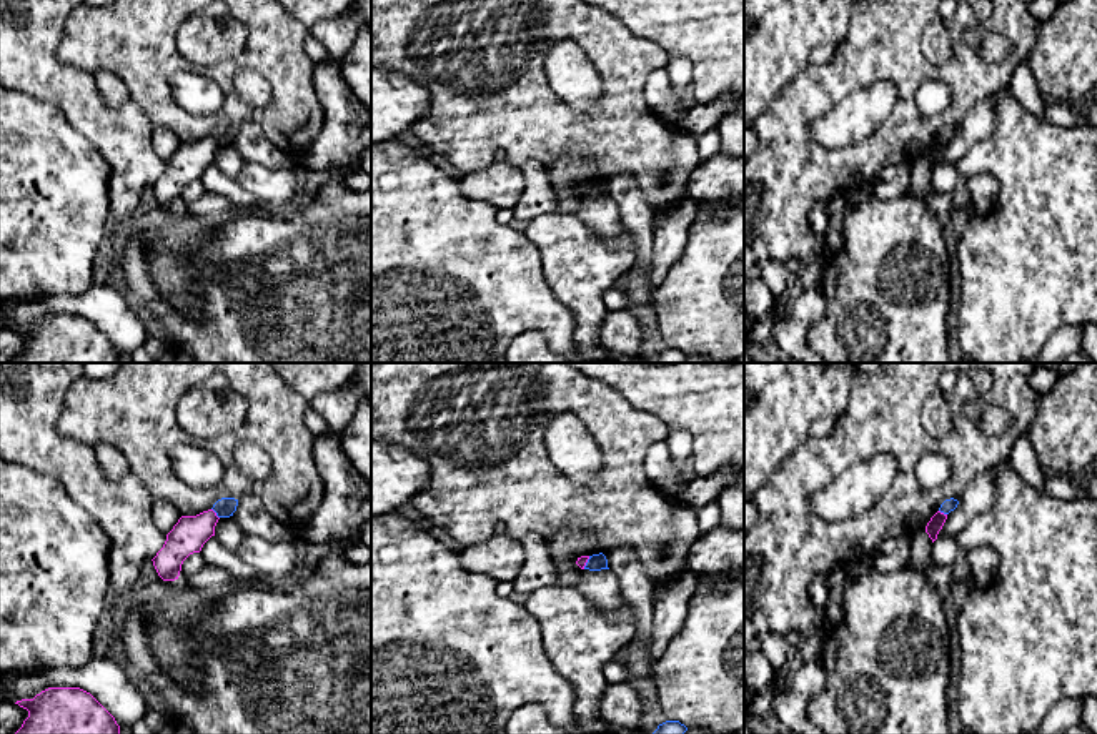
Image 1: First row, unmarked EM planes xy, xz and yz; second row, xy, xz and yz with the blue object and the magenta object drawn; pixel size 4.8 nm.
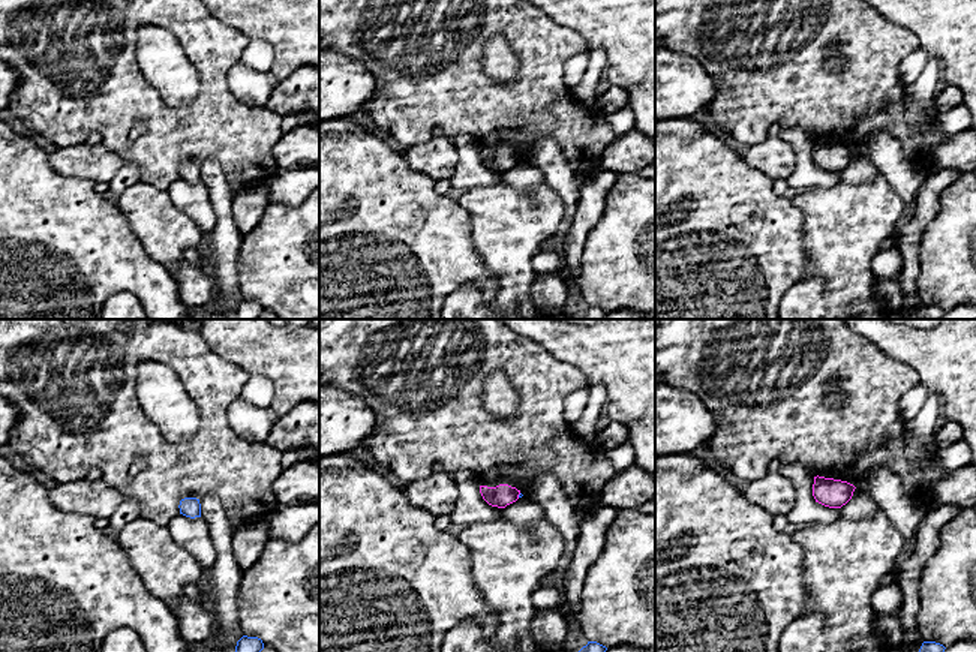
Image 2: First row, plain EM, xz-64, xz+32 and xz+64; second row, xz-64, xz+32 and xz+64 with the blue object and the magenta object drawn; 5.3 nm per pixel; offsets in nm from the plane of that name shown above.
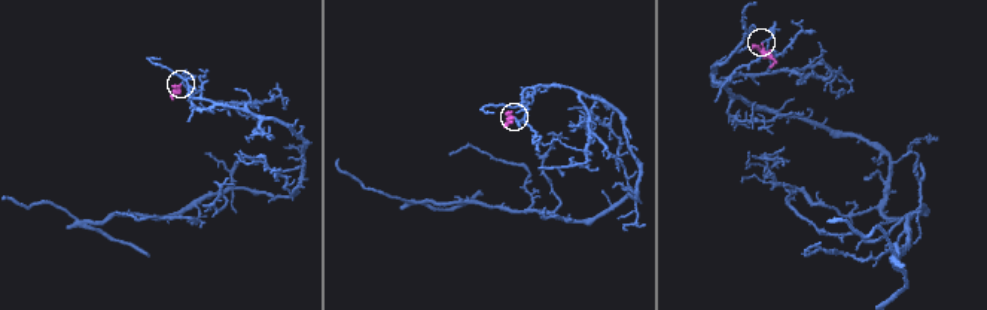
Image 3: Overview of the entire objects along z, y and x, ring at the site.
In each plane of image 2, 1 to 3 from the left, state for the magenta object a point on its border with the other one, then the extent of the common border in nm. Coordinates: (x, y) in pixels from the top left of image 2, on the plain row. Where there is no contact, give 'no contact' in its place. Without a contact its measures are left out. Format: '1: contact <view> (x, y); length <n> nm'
1: no contact
2: contact xz+32 (519, 159); length 30 nm
3: no contact

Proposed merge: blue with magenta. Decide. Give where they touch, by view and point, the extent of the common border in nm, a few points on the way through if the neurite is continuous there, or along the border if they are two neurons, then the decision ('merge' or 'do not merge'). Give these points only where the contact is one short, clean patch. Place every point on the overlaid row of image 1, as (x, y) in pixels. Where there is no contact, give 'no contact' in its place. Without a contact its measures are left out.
meets blue in xy at (215, 511); contact 70 nm long; border along xy (212, 508), (218, 518); do not merge

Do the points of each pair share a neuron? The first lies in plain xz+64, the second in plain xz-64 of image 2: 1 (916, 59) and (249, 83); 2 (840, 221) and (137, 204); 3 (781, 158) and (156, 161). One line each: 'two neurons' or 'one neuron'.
1: one neuron
2: one neuron
3: two neurons

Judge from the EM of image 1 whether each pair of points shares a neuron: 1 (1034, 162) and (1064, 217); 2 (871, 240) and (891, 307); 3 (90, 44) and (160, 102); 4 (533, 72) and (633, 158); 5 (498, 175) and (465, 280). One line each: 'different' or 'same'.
1: same
2: same
3: same
4: same
5: different

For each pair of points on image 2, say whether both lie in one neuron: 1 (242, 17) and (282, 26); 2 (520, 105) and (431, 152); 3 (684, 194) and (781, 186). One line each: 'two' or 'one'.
1: one
2: two
3: two

